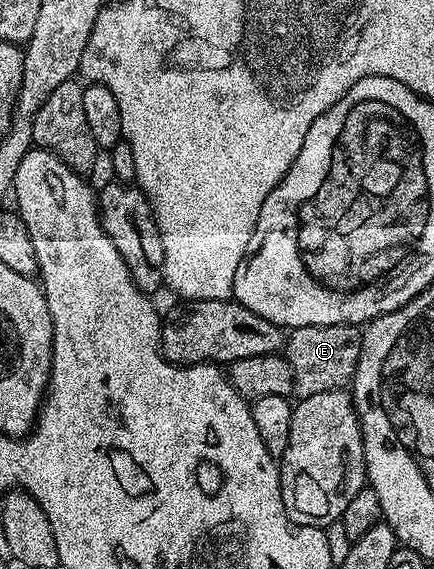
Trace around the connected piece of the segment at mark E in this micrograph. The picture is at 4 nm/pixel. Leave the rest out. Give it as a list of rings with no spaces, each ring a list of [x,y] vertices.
[[[351,324],[334,326],[302,326],[287,333],[282,355],[292,371],[292,387],[297,397],[326,394],[330,390],[347,389],[356,373],[360,357],[362,332]]]

